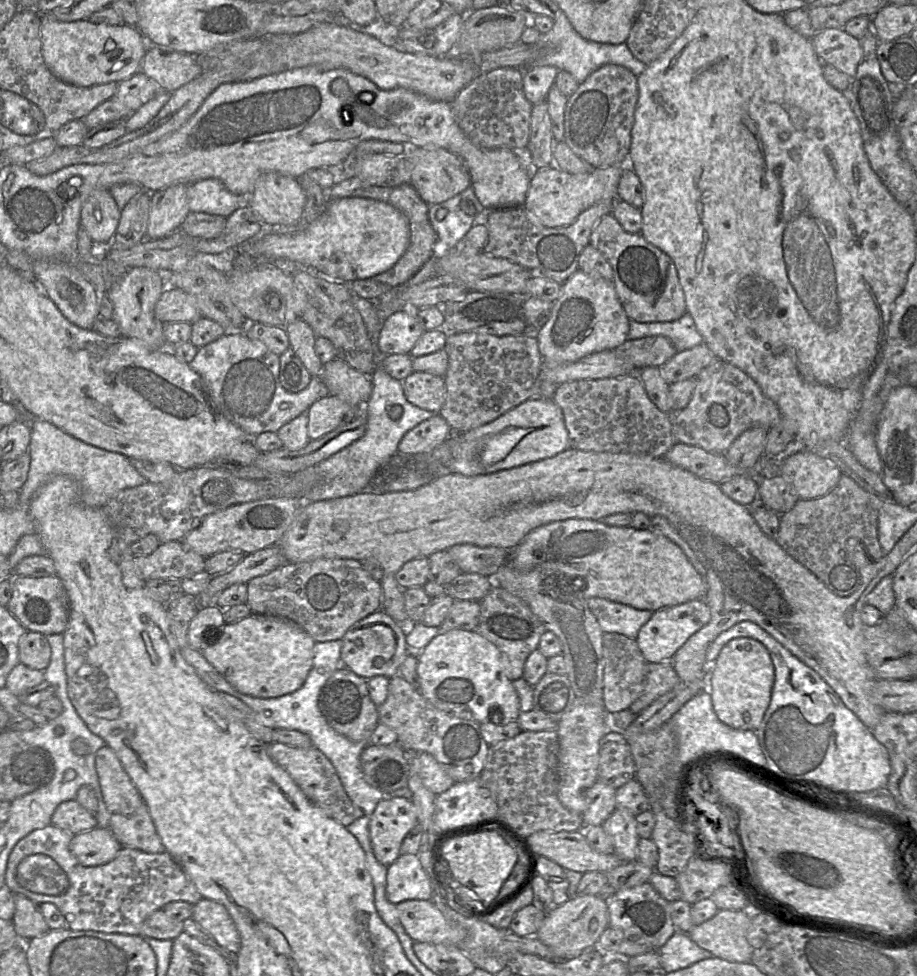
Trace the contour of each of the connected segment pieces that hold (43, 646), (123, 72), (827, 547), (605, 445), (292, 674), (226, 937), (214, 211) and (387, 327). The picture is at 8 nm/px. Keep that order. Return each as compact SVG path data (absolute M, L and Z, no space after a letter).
M27 631L19 643L19 662L35 670L44 671L51 659L47 637L39 632Z
M42 14L41 45L46 66L59 80L79 87L118 82L140 70L149 45L136 27L93 23L88 19L61 22Z
M842 474L837 485L826 495L811 500L799 499L792 509L780 515L775 540L832 593L840 597L850 596L860 586L861 573L847 555L846 542L851 538L858 539L871 561L882 558L878 540L878 514L882 499Z
M637 373L619 378L566 382L557 386L553 401L563 413L569 448L660 458L675 443L672 414L662 412L648 398Z
M251 613L237 622L226 623L218 641L206 646L201 653L216 671L240 693L256 698L276 698L290 694L304 684L313 665L314 644L315 641L307 632L289 620Z
M201 898L193 905L191 918L228 951L238 954L239 932L226 908L213 900Z
M208 178L189 184L189 211L229 217L244 204L244 198L230 192L218 179Z
M399 310L383 321L377 347L384 355L410 354L424 332L416 311Z

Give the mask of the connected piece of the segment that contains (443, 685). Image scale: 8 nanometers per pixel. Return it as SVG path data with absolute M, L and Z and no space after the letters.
M441 631L418 654L417 674L423 697L447 713L470 712L471 719L479 724L490 721L492 713L502 714L505 723L517 721L520 715L520 699L513 682L505 673L504 656L492 642L475 631Z

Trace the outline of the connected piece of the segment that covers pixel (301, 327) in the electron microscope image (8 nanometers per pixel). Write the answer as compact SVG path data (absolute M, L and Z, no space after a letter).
M297 319L286 327L290 347L301 360L311 376L321 376L323 364L315 351L316 334L302 319Z

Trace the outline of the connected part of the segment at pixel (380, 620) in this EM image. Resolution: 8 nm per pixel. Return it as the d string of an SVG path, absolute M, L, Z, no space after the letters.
M382 609L373 612L345 632L341 664L367 680L379 675L392 678L399 674L399 667L410 651L405 639L406 630L405 626L398 624Z

